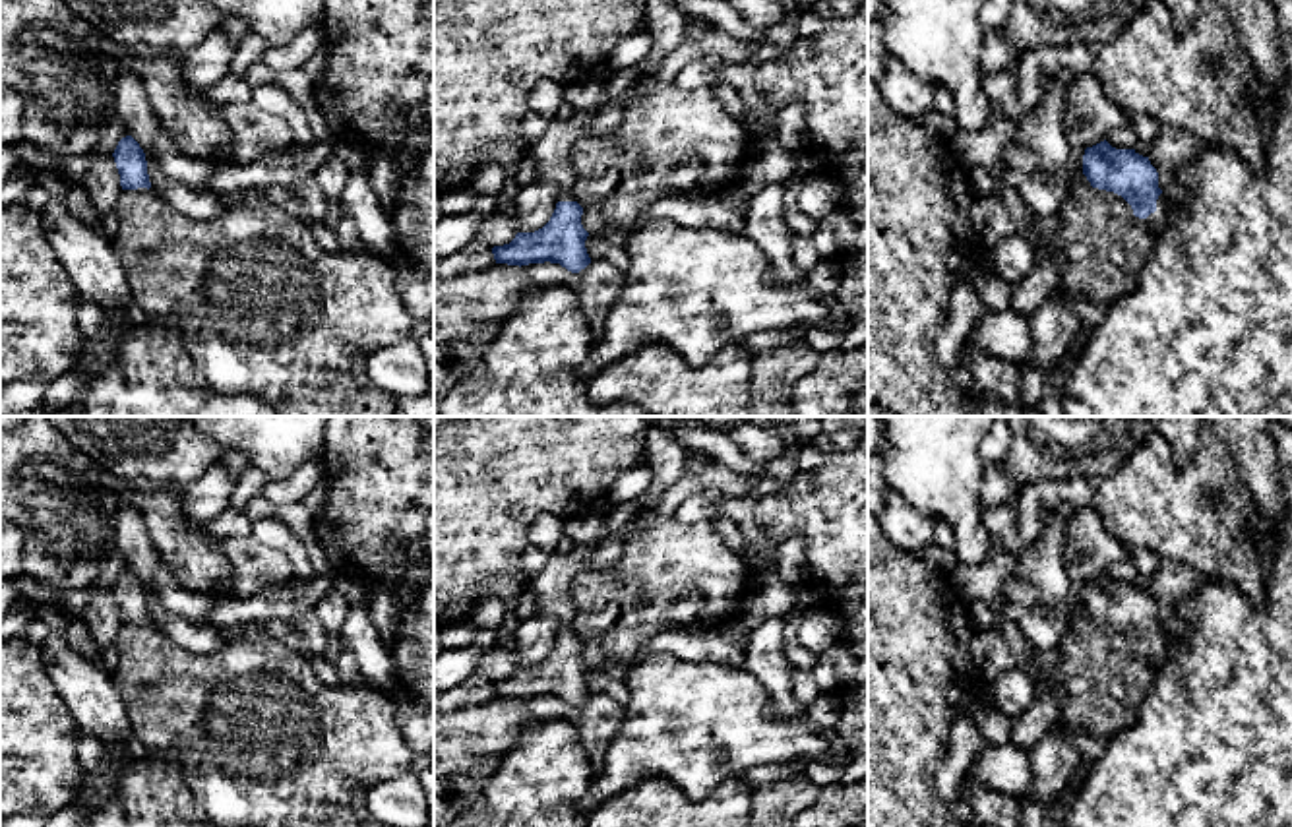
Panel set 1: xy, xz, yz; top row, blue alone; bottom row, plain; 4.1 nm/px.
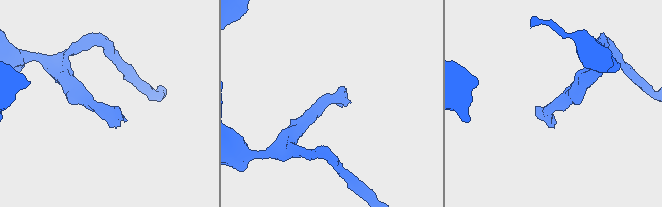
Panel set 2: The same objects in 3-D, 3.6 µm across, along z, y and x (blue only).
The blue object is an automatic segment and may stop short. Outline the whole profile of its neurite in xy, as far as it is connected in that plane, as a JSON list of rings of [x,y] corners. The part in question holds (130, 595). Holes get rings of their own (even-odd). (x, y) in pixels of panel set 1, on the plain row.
[[[126,569],[118,575],[114,587],[114,597],[120,608],[122,626],[114,641],[118,649],[118,664],[110,674],[122,701],[126,715],[139,750],[147,753],[172,751],[182,769],[186,786],[190,788],[198,810],[203,817],[219,827],[385,827],[374,817],[360,817],[354,812],[354,796],[358,790],[372,790],[376,784],[401,777],[409,773],[411,761],[415,759],[413,750],[407,746],[399,724],[395,720],[395,695],[387,693],[376,686],[329,686],[323,684],[310,666],[310,660],[283,641],[260,635],[250,639],[234,639],[225,643],[213,653],[190,653],[174,645],[163,629],[159,629],[149,616],[145,587],[139,577]]]

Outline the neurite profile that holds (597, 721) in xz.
[[[602,693],[591,695],[585,703],[573,707],[569,722],[587,751],[595,775],[602,771],[606,751],[624,724],[624,719],[624,705]]]

